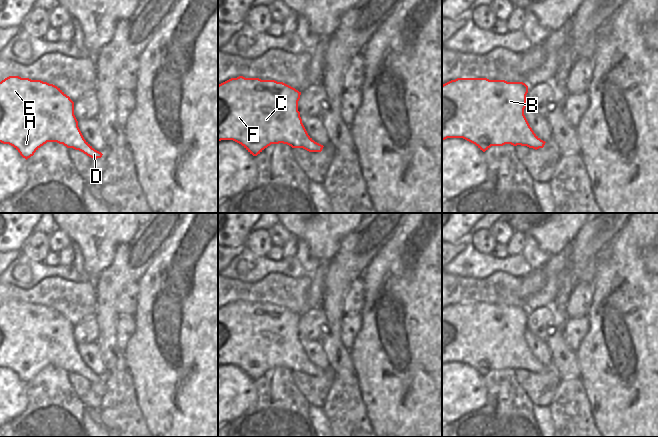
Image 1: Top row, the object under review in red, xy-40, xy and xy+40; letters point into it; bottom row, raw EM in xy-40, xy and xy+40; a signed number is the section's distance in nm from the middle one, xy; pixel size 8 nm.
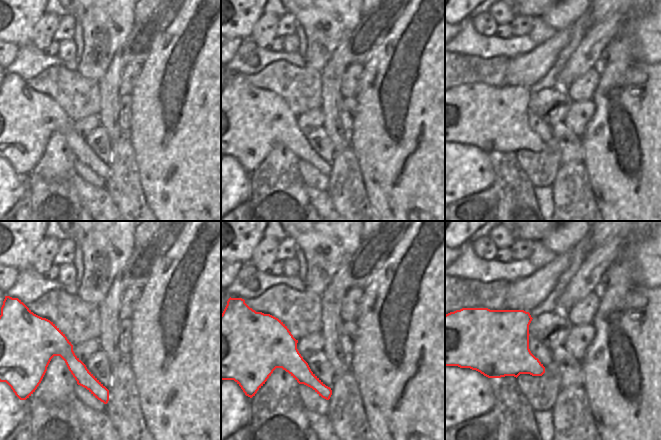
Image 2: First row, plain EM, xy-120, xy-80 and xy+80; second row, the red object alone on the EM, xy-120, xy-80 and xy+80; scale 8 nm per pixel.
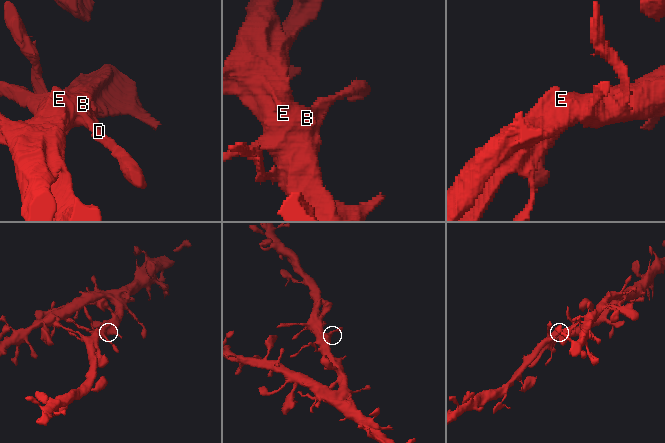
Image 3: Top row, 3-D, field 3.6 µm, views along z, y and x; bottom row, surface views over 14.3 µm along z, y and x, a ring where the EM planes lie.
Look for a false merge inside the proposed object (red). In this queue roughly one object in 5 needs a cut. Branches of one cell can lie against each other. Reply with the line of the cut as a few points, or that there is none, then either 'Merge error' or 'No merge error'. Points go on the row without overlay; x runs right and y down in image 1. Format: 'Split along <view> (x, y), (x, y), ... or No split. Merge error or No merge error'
No split. No merge error.

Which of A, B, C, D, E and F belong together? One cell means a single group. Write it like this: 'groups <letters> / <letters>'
groups A B C D E F

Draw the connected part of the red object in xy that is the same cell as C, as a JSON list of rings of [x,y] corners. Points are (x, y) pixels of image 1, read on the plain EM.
[[[239,300],[231,302],[218,309],[218,366],[233,364],[241,368],[250,378],[257,380],[271,368],[287,368],[292,372],[303,372],[309,376],[321,376],[323,369],[315,366],[307,357],[300,336],[298,325],[301,316],[295,312],[275,304],[261,304],[259,302],[245,302]]]

